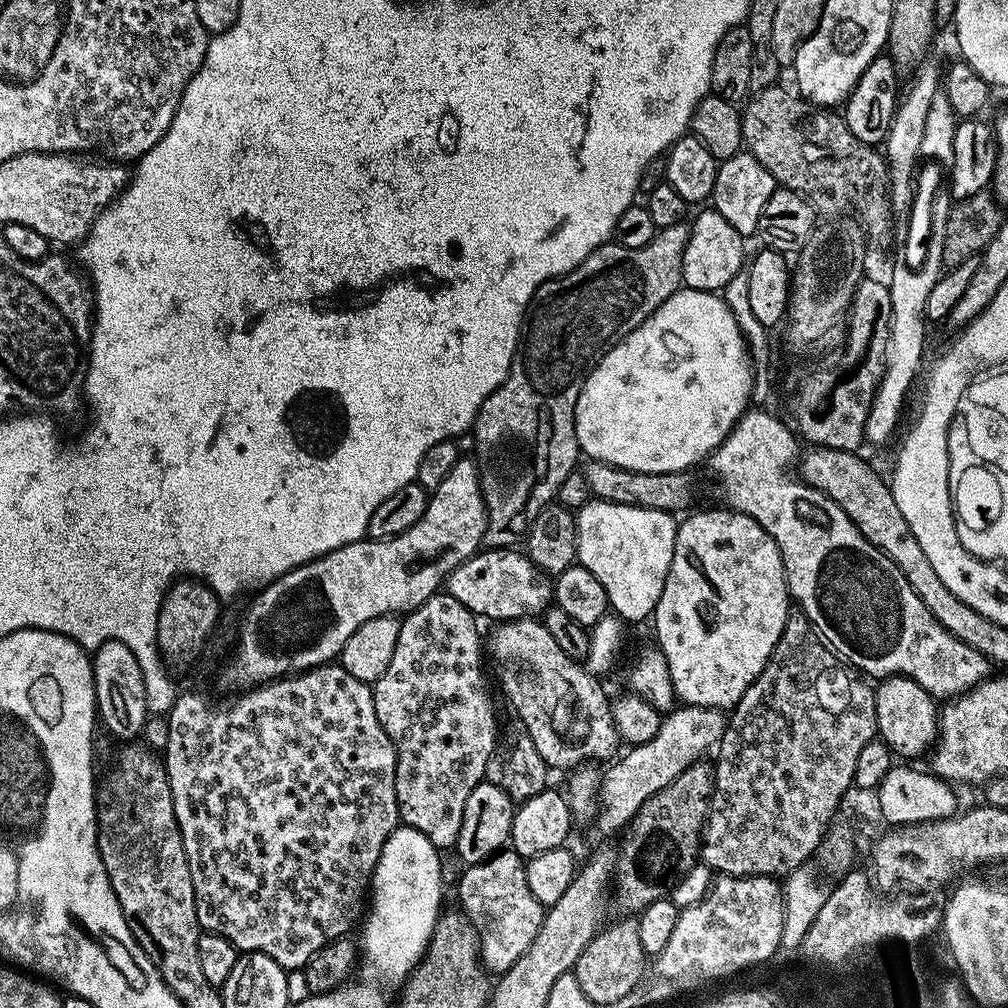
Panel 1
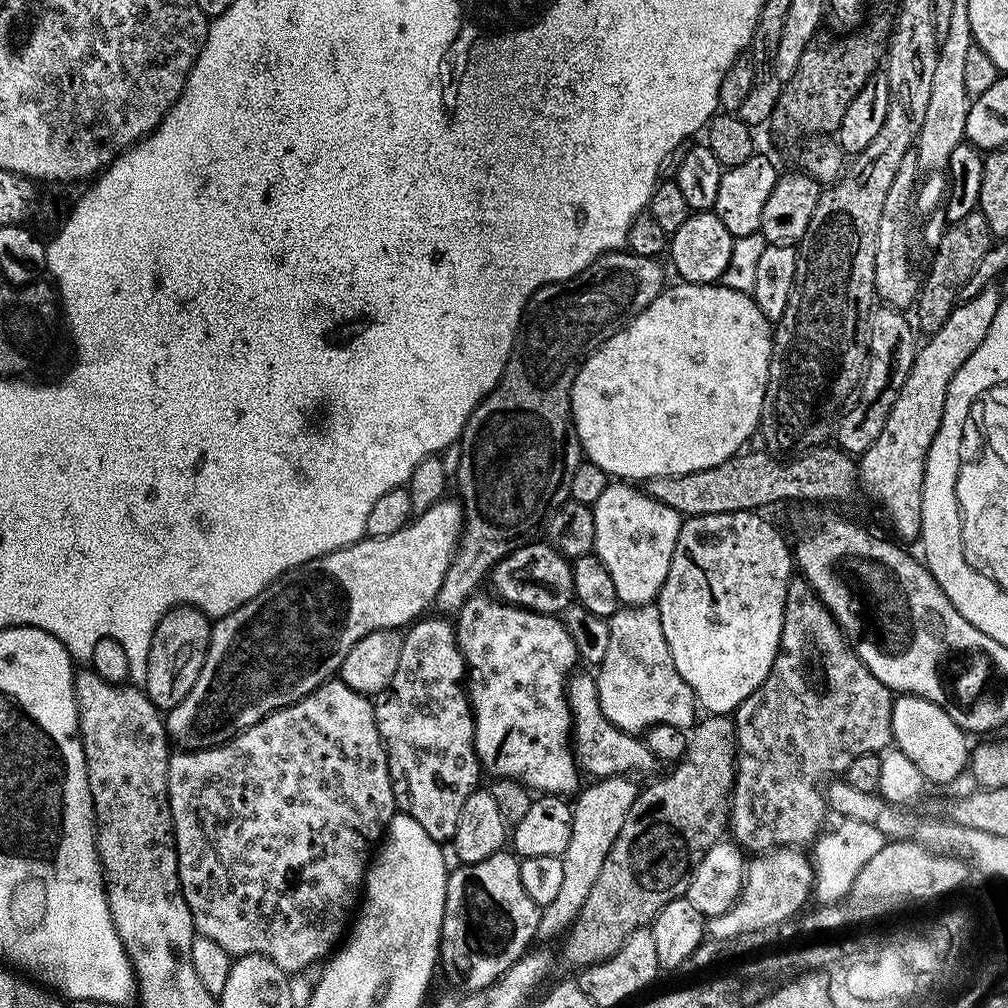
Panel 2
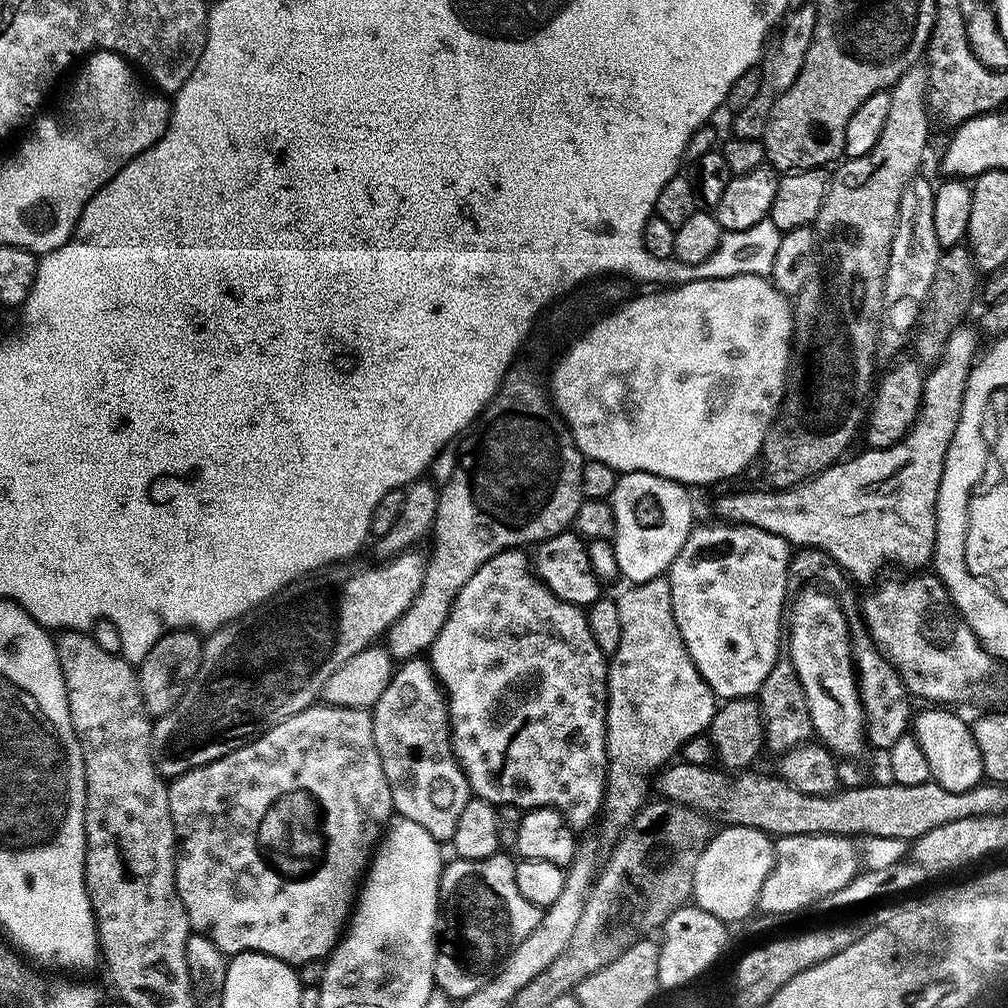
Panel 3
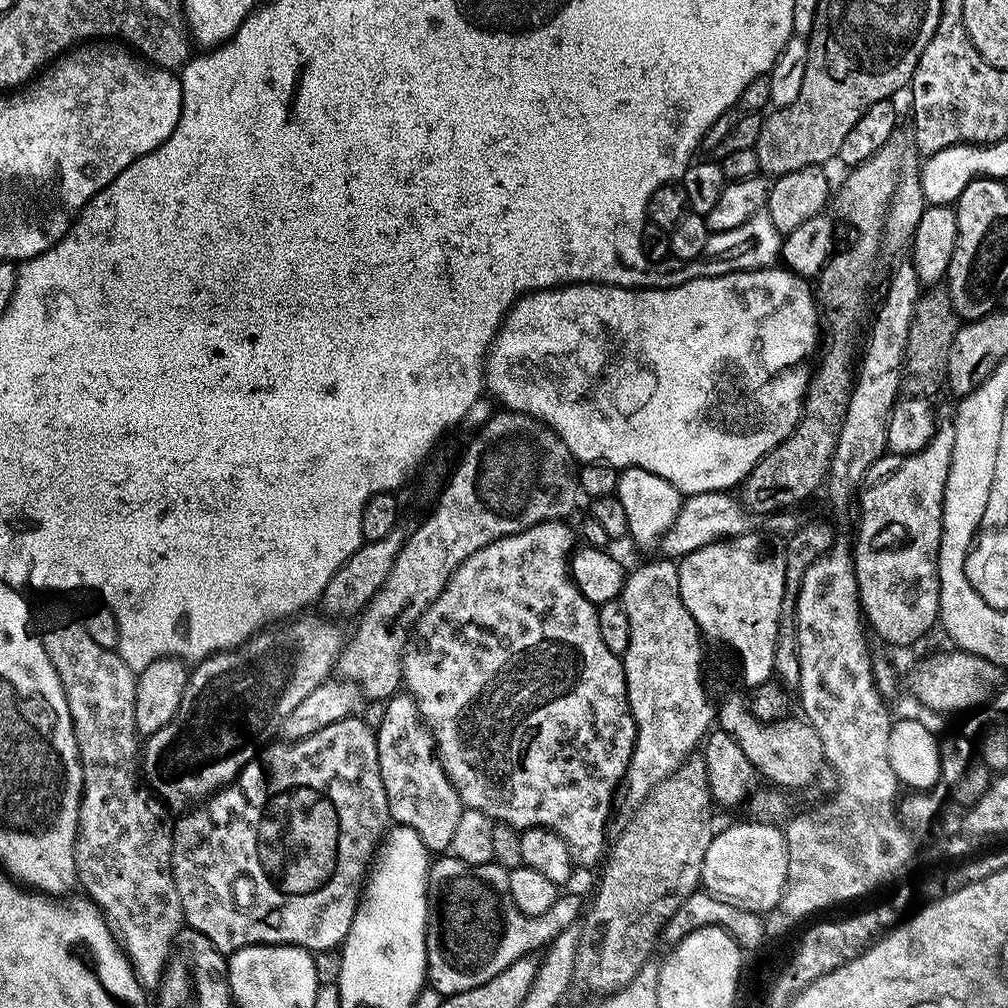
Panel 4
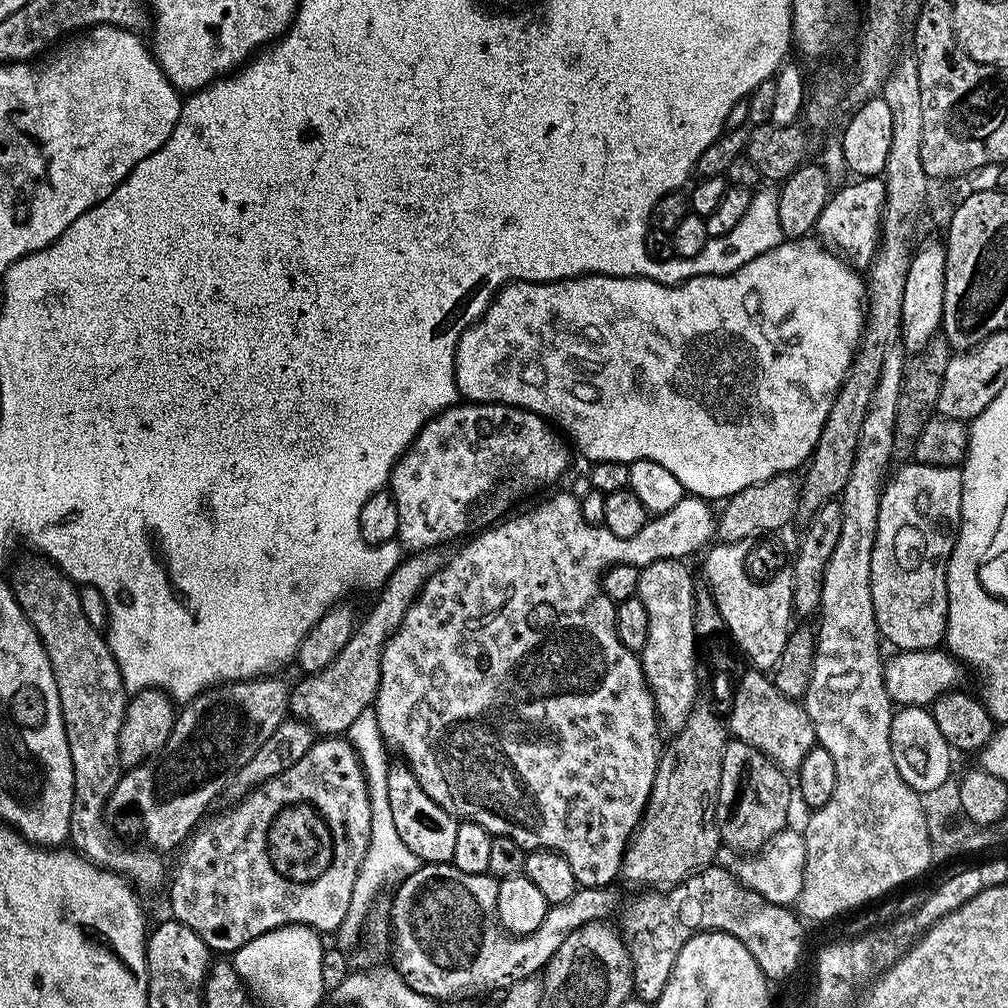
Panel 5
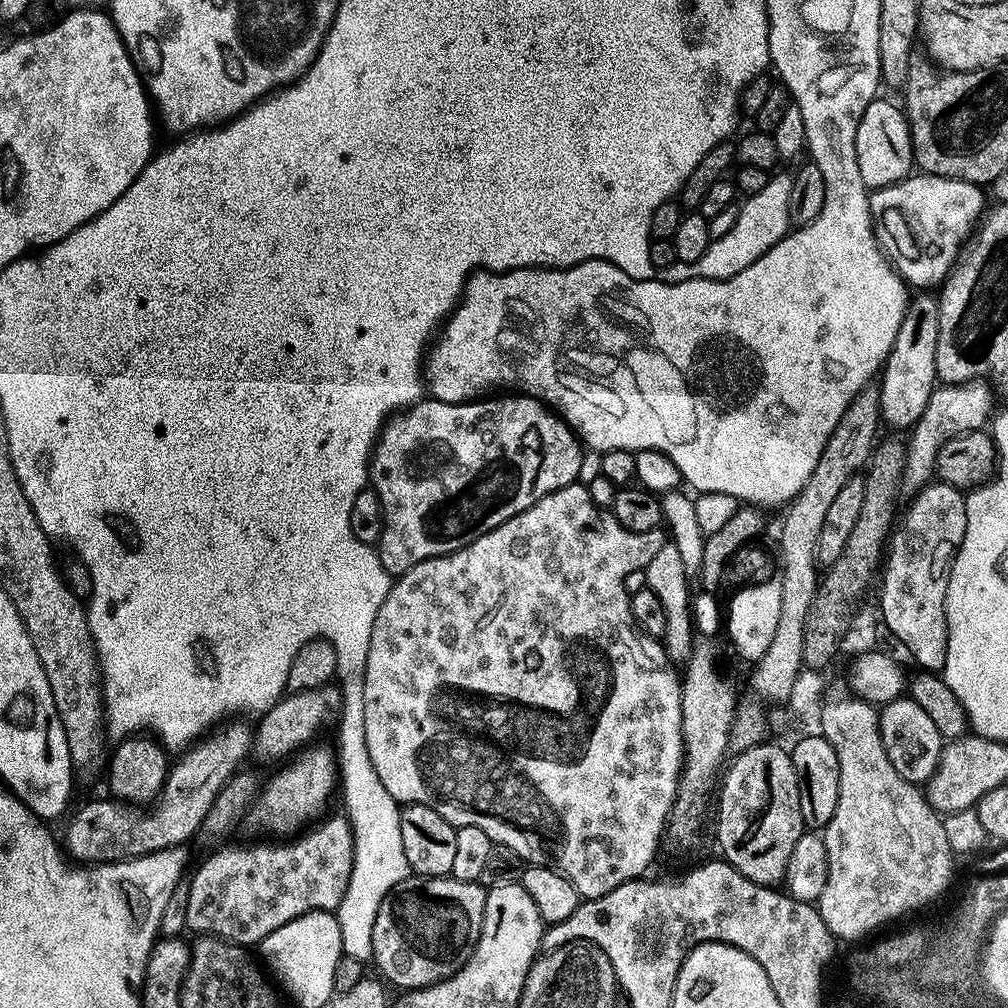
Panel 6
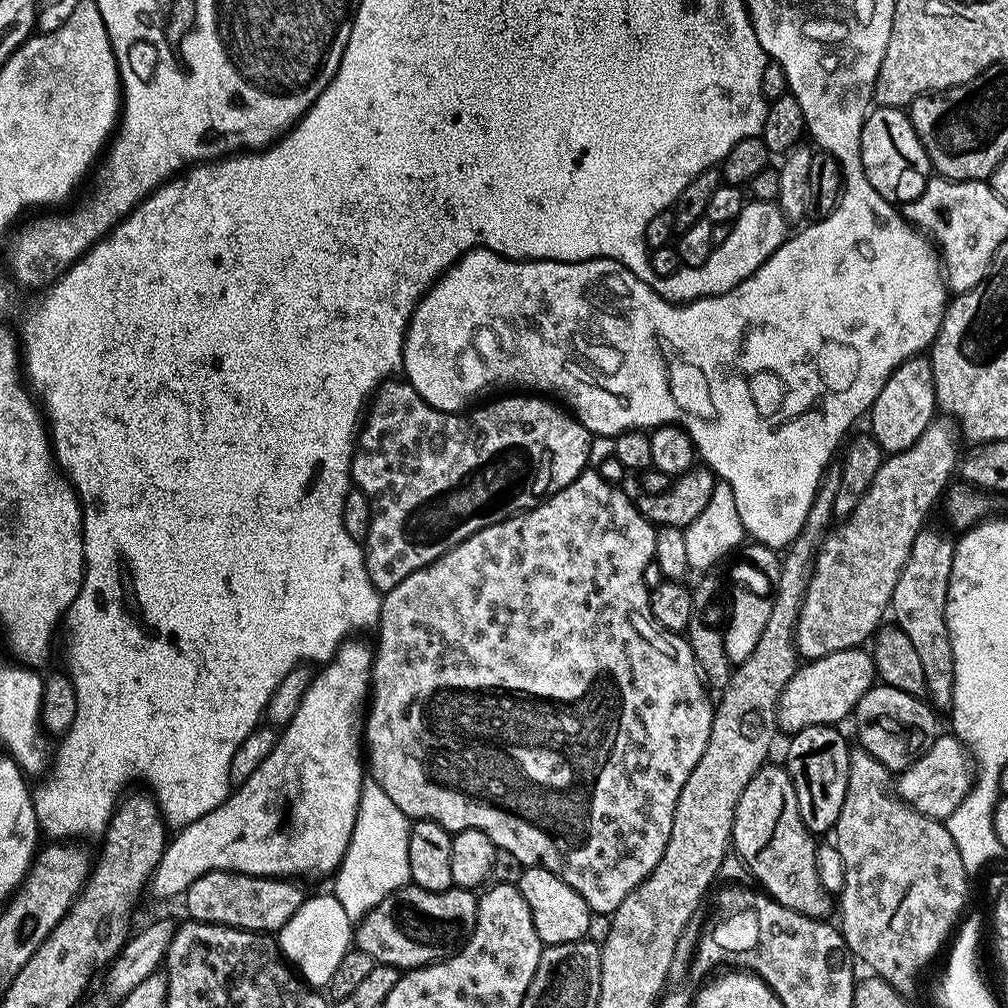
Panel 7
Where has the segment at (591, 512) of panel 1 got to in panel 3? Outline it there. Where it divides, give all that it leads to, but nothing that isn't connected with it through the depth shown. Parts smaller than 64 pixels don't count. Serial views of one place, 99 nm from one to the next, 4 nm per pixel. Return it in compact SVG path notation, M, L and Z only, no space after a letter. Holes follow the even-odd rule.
M625 472L623 474L617 475L616 477L616 485L614 486L614 490L612 491L611 497L610 497L610 503L612 506L612 513L614 514L614 526L616 527L615 530L613 530L612 535L610 537L610 541L612 544L613 552L616 555L617 558L617 566L619 568L619 575L621 577L628 579L627 583L629 585L635 585L635 584L640 584L644 582L650 582L651 579L658 579L660 577L663 577L665 573L667 573L668 569L671 568L672 563L674 562L674 558L678 554L678 550L682 550L682 546L686 542L686 538L688 535L691 534L692 529L694 527L694 521L692 521L692 500L690 497L688 497L688 492L689 489L685 487L685 485L680 484L677 482L677 480L671 480L670 478L666 478L665 476L659 476L658 474L650 474L649 472Z

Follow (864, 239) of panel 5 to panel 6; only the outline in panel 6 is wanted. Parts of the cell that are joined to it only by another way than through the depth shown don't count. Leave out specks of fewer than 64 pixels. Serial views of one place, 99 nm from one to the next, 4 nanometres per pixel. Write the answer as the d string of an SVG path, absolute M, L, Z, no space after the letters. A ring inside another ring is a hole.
M916 172L905 180L888 187L877 188L871 193L872 216L876 229L876 240L889 262L911 287L941 285L959 259L964 245L971 237L977 222L983 217L986 208L985 192L979 185L960 179ZM904 220L906 233L900 233L900 223Z

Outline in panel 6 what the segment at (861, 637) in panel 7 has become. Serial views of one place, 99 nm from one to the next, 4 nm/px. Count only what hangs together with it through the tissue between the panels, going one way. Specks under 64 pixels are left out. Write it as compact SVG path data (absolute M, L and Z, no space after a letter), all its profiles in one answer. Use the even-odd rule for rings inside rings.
M971 380L965 384L945 384L941 383L930 394L930 402L926 402L926 410L922 410L922 418L918 418L918 422L912 425L910 435L906 442L906 462L904 463L904 478L902 488L905 493L915 494L929 483L936 476L936 459L942 450L942 446L950 438L962 435L963 432L975 432L983 429L989 423L990 417L993 415L992 410L992 392L994 388L991 383L984 380Z

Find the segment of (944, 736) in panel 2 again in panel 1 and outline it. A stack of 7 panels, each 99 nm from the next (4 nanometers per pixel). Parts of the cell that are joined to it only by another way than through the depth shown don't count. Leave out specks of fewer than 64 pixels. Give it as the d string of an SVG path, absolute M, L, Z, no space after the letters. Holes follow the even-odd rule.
M890 676L885 677L875 687L875 716L877 733L884 740L888 747L891 748L897 755L918 756L924 755L929 751L929 748L935 743L939 733L938 708L935 708L934 698L929 695L922 686L918 686L916 682L907 676Z

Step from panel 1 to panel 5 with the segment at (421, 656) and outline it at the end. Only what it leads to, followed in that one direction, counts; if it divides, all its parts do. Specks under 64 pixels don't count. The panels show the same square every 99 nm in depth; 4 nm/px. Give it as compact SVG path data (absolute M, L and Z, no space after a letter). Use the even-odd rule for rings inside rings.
M403 762L391 765L389 777L387 778L387 789L389 791L390 807L394 817L395 829L399 837L402 838L403 845L416 856L417 861L425 864L449 863L454 854L454 841L458 835L457 817L451 816L445 808L438 806L438 802L434 802L434 798L430 798L430 794L426 794L426 790L422 788L411 768Z

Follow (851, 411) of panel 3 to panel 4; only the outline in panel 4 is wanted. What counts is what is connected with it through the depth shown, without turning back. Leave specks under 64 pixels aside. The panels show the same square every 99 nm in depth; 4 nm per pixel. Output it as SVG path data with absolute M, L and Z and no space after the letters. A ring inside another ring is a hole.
M889 142L870 158L855 165L849 171L852 173L841 182L840 189L837 192L835 189L835 215L840 215L852 227L852 241L841 252L840 249L833 251L818 277L822 324L826 331L818 356L820 365L817 368L815 365L811 373L804 398L804 414L794 431L752 467L752 473L743 480L739 489L738 495L744 507L757 517L767 518L774 512L795 509L795 504L810 499L819 488L821 491L827 481L838 436L846 418L848 400L852 396L854 361L858 356L856 335L860 332L860 319L864 316L864 303L868 300L868 287L872 284L872 267L876 264L876 256L881 255L880 234L884 231L884 219L901 167L900 148L896 142Z

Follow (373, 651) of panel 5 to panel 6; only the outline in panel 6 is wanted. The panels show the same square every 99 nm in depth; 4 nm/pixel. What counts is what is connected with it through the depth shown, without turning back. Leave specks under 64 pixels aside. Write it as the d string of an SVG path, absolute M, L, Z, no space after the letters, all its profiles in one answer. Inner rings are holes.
M325 686L281 696L280 701L273 708L263 712L257 719L260 721L255 721L250 749L251 759L256 759L260 764L268 764L272 760L283 761L291 757L298 749L315 741L312 739L315 738L316 731L323 726L324 719L331 712L333 715L340 706L341 691L336 686Z

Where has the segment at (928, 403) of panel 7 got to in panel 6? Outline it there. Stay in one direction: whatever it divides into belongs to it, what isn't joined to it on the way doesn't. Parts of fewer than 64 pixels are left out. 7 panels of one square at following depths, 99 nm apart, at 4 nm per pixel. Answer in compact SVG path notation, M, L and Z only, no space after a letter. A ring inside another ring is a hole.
M935 295L911 297L902 326L898 326L898 338L878 376L880 389L880 419L892 428L911 429L922 418L930 394L938 387L936 355L938 354L938 318L940 306Z

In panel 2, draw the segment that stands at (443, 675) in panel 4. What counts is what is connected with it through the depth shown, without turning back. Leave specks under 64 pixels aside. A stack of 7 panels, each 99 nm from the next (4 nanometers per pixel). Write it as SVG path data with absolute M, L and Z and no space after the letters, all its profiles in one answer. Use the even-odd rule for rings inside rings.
M489 595L470 597L454 620L456 641L466 665L466 691L476 723L474 746L481 769L492 778L516 780L536 794L575 793L582 781L570 739L573 718L566 695L569 677L578 664L574 638L559 615L532 612Z

